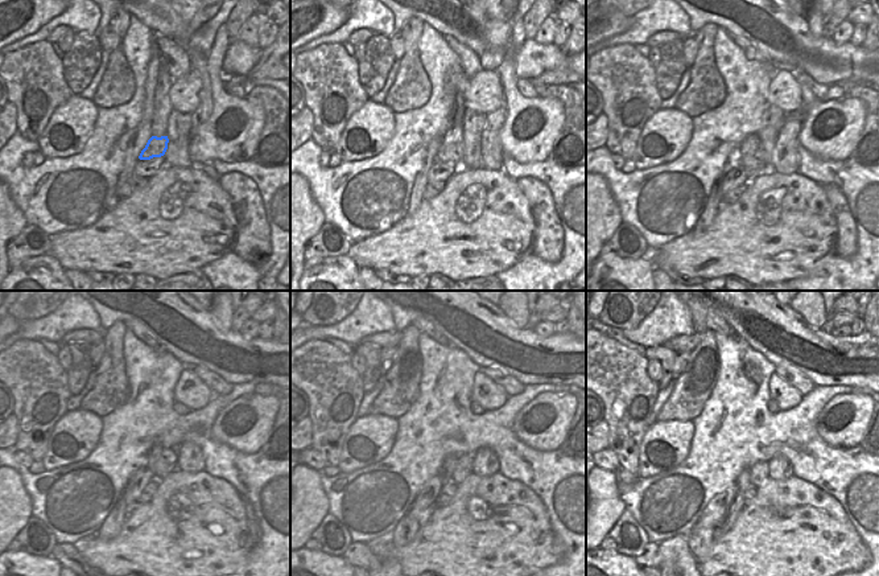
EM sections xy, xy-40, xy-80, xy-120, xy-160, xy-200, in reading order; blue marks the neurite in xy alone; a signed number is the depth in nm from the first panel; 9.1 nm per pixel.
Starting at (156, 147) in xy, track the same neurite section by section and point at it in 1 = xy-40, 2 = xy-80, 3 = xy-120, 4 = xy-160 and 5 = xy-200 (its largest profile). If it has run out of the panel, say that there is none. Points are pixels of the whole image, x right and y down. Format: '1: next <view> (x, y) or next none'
1: next xy-40 (454, 151)
2: next xy-80 (751, 159)
3: next xy-120 (161, 461)
4: next xy-160 (459, 465)
5: next xy-200 (759, 470)

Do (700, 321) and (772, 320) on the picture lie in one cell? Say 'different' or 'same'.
same

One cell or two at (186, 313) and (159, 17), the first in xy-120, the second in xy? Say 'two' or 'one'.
one

